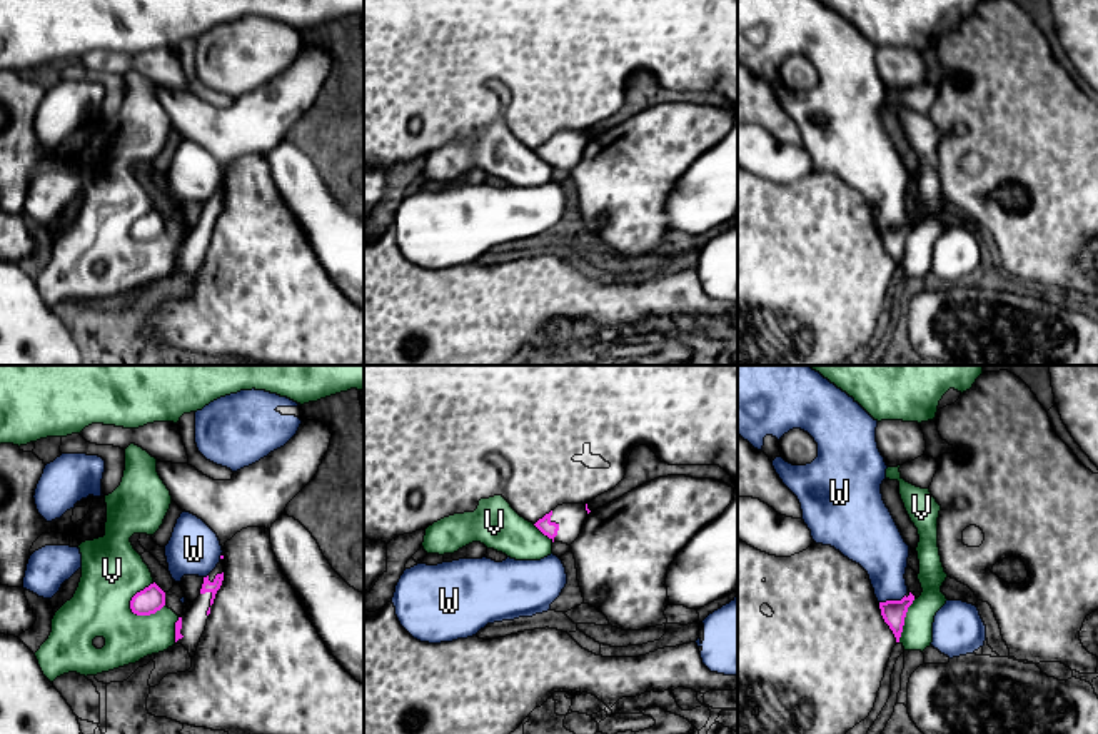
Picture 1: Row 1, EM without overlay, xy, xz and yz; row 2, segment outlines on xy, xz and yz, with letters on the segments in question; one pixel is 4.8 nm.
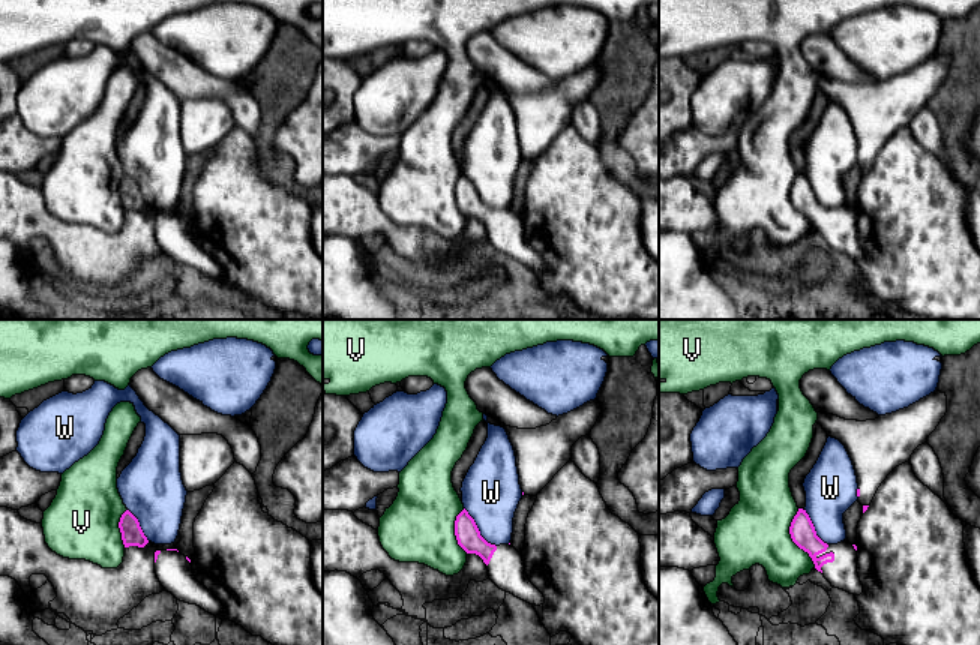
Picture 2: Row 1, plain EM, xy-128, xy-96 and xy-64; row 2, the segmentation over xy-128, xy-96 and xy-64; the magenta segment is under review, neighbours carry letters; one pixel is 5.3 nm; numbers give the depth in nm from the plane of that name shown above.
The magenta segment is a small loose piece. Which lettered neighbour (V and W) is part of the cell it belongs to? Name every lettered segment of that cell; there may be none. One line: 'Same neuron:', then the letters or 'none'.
Same neuron: none

